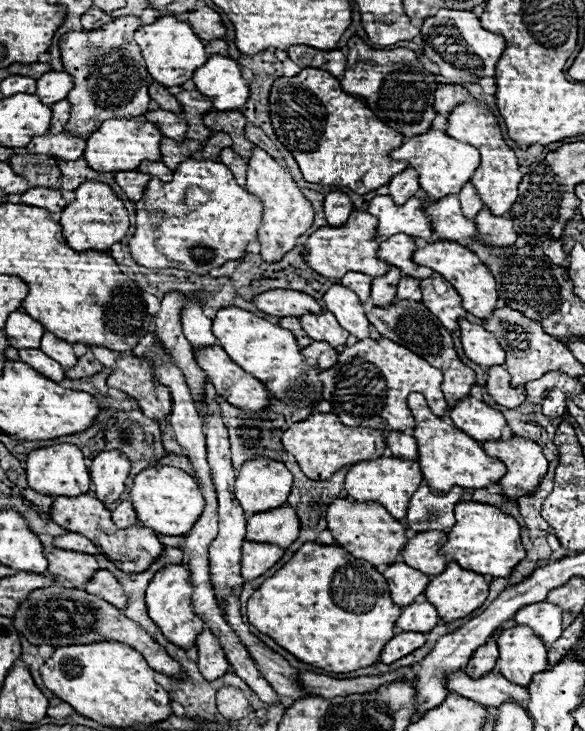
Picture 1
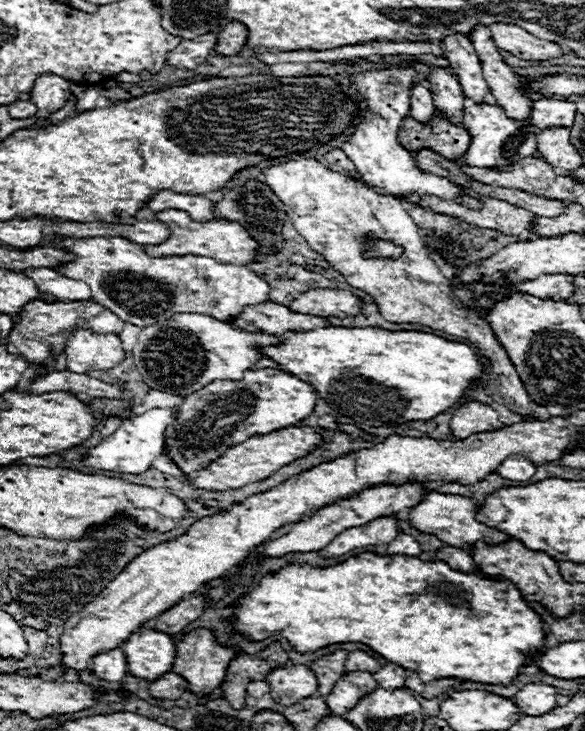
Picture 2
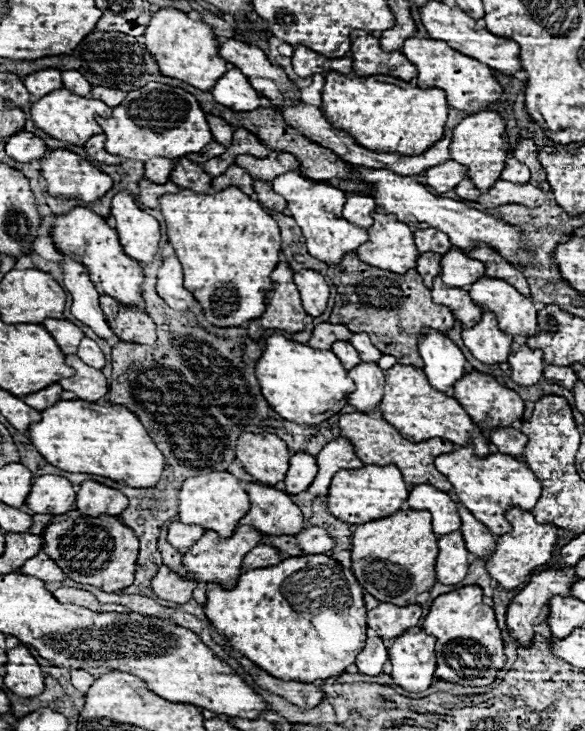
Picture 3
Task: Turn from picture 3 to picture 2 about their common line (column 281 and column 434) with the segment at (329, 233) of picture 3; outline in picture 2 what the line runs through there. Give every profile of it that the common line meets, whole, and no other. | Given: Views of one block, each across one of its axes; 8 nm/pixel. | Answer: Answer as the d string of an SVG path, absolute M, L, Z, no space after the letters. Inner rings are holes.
M382 68L370 72L354 72L350 76L350 82L356 86L358 94L366 102L366 110L364 116L358 118L358 122L354 124L354 132L344 142L342 150L356 164L356 172L368 186L378 186L394 198L402 198L408 192L416 192L416 194L436 194L440 198L460 198L464 206L480 206L476 198L462 194L462 188L458 184L422 172L414 164L412 154L400 146L396 136L400 122L410 112L410 88L414 84L414 76L416 76L414 68Z

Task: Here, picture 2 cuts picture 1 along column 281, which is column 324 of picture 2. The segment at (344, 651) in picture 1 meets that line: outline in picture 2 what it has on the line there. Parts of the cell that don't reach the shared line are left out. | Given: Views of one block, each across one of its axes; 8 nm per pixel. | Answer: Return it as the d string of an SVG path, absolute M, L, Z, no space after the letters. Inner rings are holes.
M364 552L360 556L352 556L346 562L336 564L336 566L328 566L328 568L310 568L308 564L306 566L298 566L298 564L284 566L282 570L278 570L274 574L266 574L260 580L260 584L252 590L252 594L244 594L238 598L234 608L236 608L232 614L234 626L238 630L242 630L246 636L250 636L252 640L264 640L272 634L280 634L298 652L314 652L322 646L336 644L336 642L362 642L362 644L368 644L378 654L382 654L388 662L400 664L406 670L416 670L418 674L424 674L424 676L434 676L434 678L452 678L454 676L454 678L462 678L462 680L472 680L472 682L482 682L482 684L500 684L500 686L512 684L512 680L518 676L518 670L522 666L526 666L532 660L532 656L544 648L544 638L546 638L544 620L526 604L524 596L520 594L520 590L512 582L470 576L470 574L452 570L446 562L424 562L418 558L400 558L400 556L376 556L370 552Z

